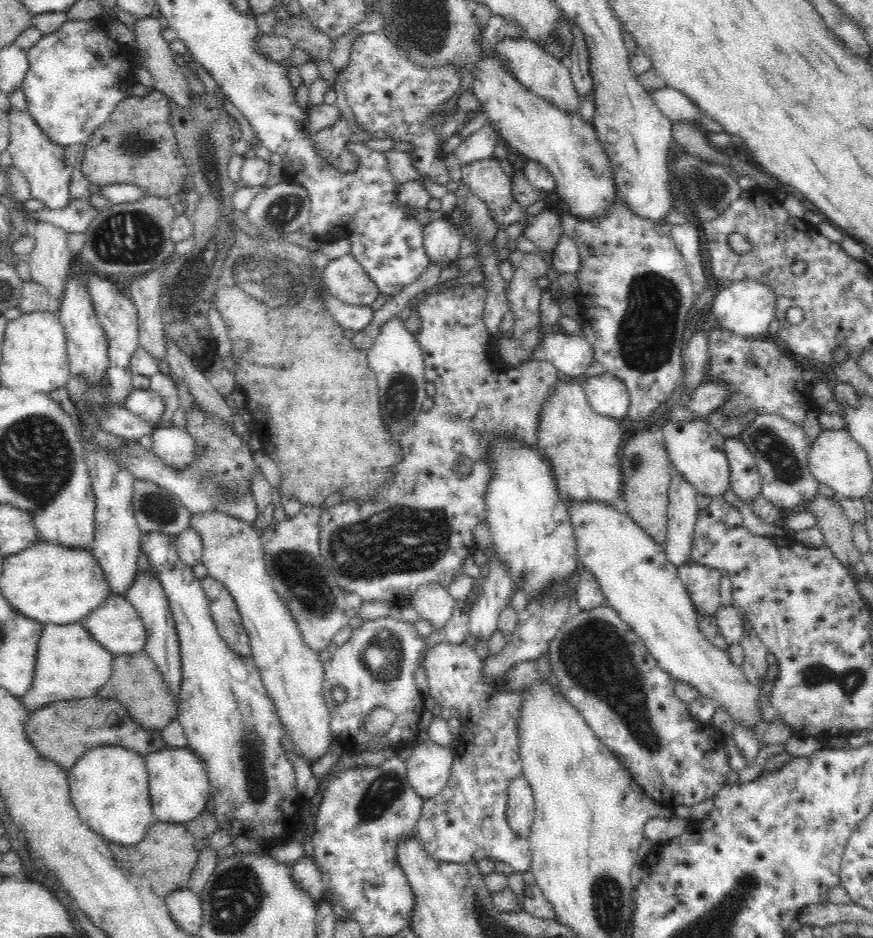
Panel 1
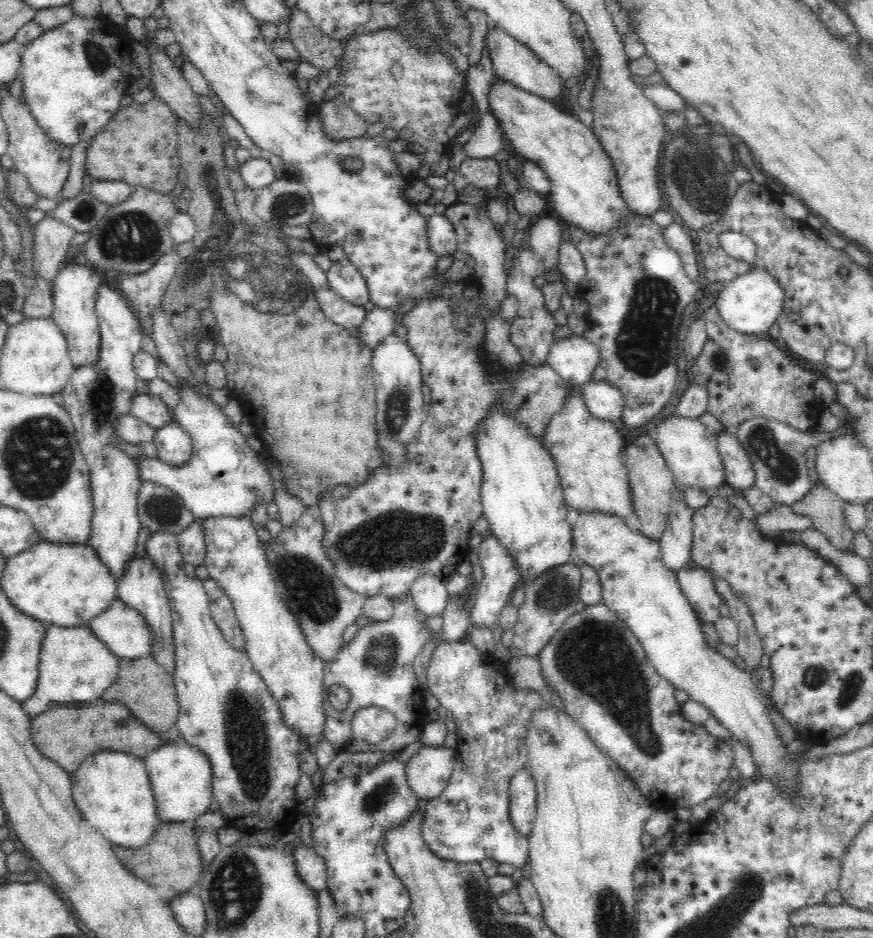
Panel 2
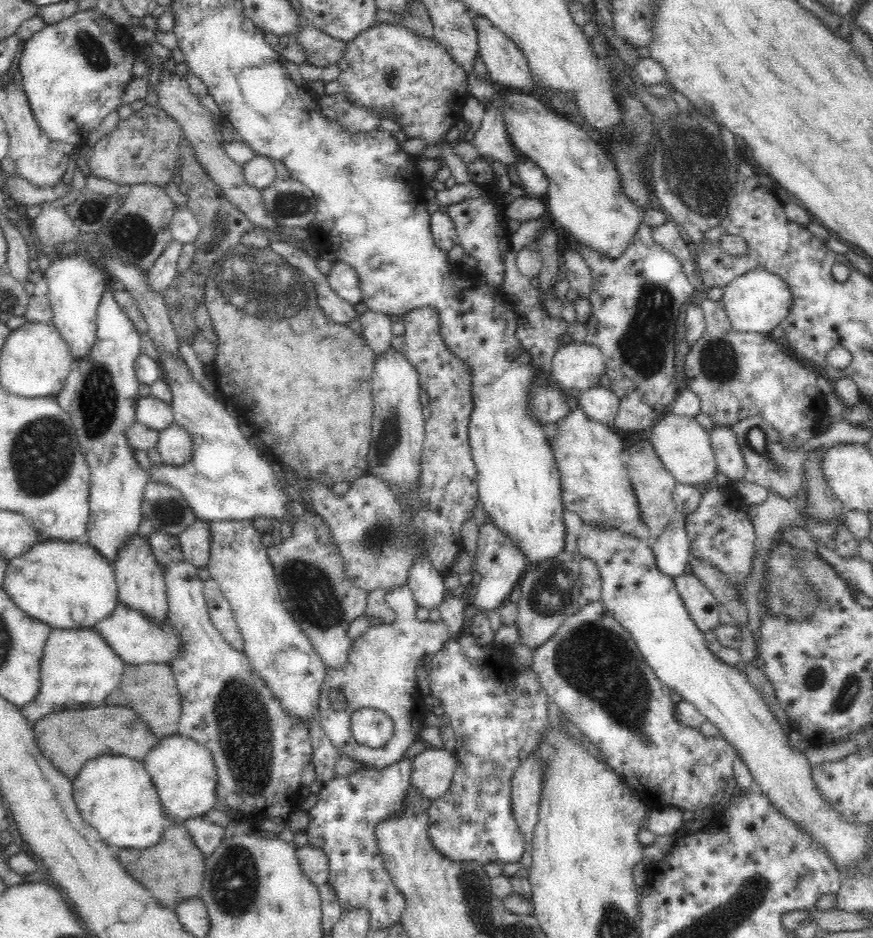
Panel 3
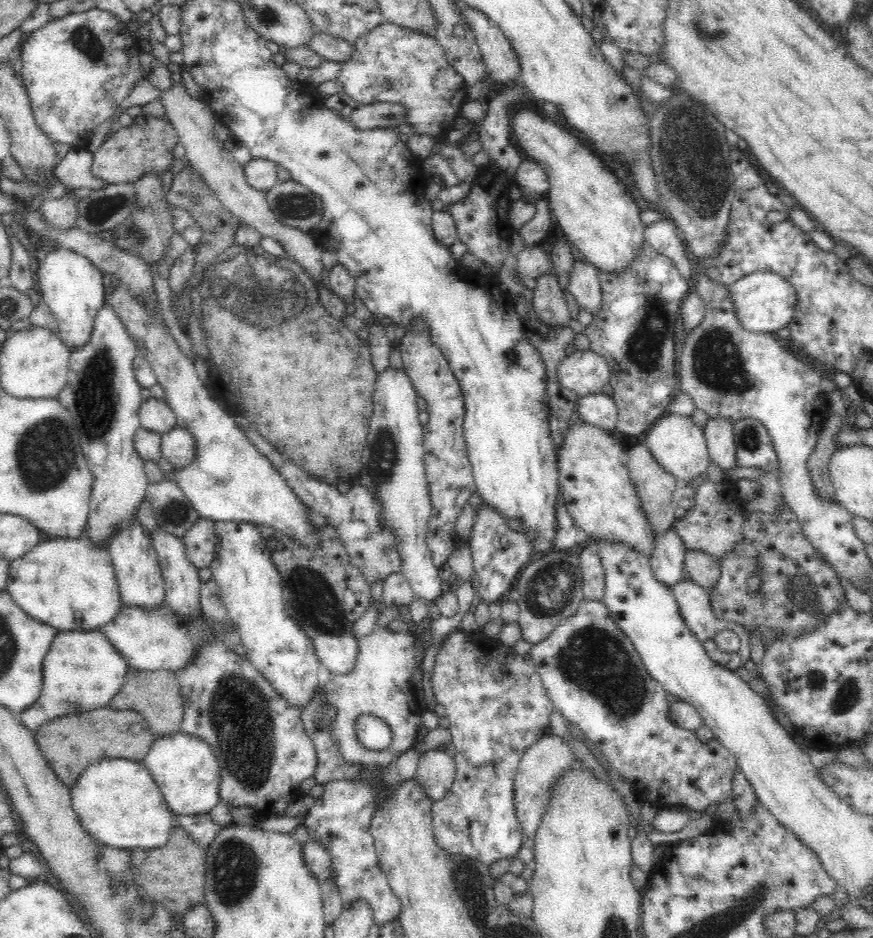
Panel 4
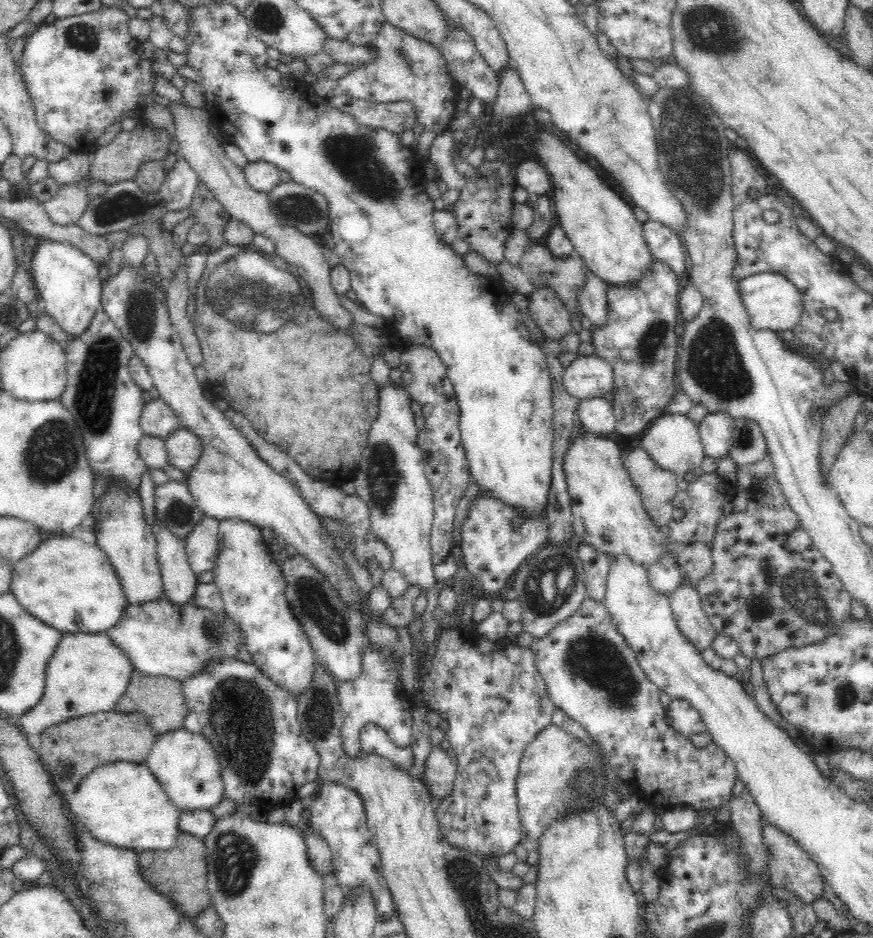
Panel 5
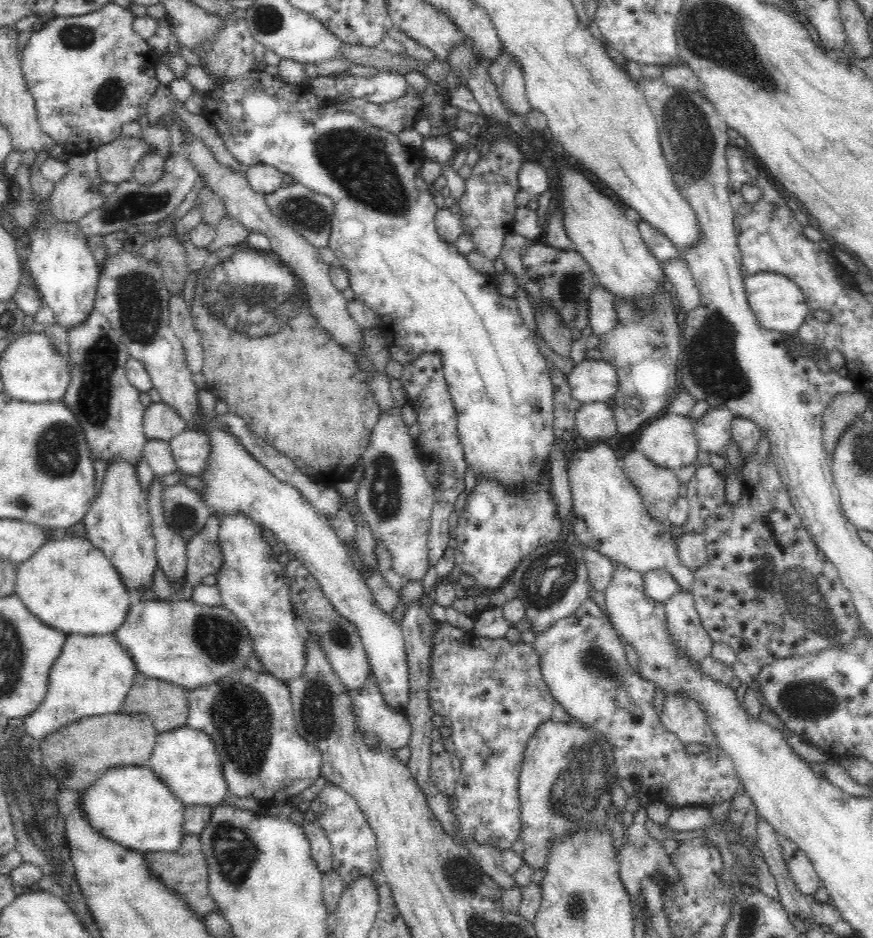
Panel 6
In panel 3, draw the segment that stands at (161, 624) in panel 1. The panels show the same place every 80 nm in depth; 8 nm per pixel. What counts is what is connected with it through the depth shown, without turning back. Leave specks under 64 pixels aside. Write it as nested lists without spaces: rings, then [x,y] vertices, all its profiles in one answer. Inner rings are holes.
[[[137,533],[125,539],[124,544],[116,552],[116,560],[113,561],[113,566],[119,602],[131,609],[147,614],[154,622],[166,620],[168,601],[163,568],[159,565],[156,555],[152,552],[148,537],[140,536]]]

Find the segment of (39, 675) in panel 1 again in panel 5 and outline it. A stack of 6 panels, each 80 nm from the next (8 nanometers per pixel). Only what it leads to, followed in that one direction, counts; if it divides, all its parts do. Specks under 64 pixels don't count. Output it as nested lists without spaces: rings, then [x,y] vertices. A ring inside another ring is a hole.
[[[107,632],[64,634],[48,661],[42,700],[20,716],[22,732],[31,744],[37,745],[44,730],[55,724],[87,714],[114,711],[133,672],[130,659]]]

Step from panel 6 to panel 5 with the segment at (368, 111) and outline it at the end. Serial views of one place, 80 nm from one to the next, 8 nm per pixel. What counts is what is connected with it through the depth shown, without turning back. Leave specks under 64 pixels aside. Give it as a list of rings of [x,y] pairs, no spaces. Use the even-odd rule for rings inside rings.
[[[337,92],[330,96],[328,102],[334,108],[352,114],[356,122],[370,128],[384,129],[399,135],[417,126],[416,108],[409,100],[379,103]]]

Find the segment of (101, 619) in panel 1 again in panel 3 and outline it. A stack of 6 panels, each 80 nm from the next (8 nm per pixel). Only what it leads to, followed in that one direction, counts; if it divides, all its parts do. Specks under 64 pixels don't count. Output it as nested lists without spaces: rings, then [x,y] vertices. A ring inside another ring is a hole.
[[[120,602],[105,619],[96,623],[93,628],[102,635],[124,664],[128,665],[140,666],[154,663],[172,666],[183,645],[179,630],[175,629],[168,618],[162,622],[154,622],[147,614],[131,609]]]

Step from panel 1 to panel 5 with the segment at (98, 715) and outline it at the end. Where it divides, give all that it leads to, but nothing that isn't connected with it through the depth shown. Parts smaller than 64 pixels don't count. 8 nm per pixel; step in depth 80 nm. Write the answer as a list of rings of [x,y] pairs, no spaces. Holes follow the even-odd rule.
[[[139,712],[92,713],[55,724],[41,734],[36,749],[53,782],[63,794],[73,794],[84,777],[111,762],[145,763],[157,734]]]

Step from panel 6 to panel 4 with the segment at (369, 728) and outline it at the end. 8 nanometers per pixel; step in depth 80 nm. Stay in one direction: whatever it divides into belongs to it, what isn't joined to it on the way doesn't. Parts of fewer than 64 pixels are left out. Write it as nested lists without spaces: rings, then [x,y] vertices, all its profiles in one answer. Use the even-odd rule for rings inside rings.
[[[417,623],[407,624],[408,630],[405,632],[392,632],[389,629],[372,631],[370,634],[364,636],[364,638],[358,638],[358,654],[356,657],[356,668],[346,675],[334,675],[331,674],[329,679],[322,685],[323,690],[325,690],[326,702],[336,709],[337,715],[331,724],[332,736],[334,737],[334,742],[342,752],[343,757],[346,761],[352,764],[360,764],[368,766],[368,764],[375,764],[376,766],[388,766],[398,754],[402,754],[404,750],[412,748],[414,744],[414,736],[421,724],[420,717],[422,713],[425,712],[425,708],[419,705],[417,699],[417,693],[410,682],[410,676],[414,671],[415,660],[414,652],[416,648],[414,647],[414,634],[420,635],[420,640],[422,640],[423,645],[426,646],[426,641],[428,640],[428,635],[422,635],[418,631]],[[360,715],[374,715],[374,717],[380,717],[382,721],[386,721],[392,732],[392,741],[389,749],[385,751],[371,751],[365,748],[362,743],[356,737],[356,724],[357,718]]]

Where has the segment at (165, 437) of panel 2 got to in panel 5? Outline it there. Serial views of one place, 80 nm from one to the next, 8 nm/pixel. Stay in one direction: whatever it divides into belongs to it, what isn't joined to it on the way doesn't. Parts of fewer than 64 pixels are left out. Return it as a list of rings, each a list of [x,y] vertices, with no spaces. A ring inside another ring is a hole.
[[[183,428],[167,436],[165,445],[170,466],[175,466],[183,472],[191,471],[198,465],[204,452],[200,438]]]

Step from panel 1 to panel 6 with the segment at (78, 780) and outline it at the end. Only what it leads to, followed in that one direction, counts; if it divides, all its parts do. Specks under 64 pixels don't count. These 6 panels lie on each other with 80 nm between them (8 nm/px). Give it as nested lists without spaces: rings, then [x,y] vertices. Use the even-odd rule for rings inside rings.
[[[122,765],[109,768],[92,786],[83,791],[81,807],[90,824],[102,835],[126,848],[143,853],[176,852],[180,848],[183,832],[185,804],[158,778],[149,765]]]

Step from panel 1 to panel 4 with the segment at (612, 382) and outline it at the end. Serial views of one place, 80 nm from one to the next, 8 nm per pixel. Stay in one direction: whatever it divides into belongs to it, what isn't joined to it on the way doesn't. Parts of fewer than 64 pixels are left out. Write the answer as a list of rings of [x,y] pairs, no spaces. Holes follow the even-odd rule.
[[[590,394],[579,398],[576,416],[585,424],[606,432],[614,432],[617,422],[617,406],[606,394]]]

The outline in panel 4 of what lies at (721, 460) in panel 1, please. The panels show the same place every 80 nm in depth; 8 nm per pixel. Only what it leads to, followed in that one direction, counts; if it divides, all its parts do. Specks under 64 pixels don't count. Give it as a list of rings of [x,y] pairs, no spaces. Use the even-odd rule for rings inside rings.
[[[667,412],[651,424],[643,445],[650,450],[662,469],[675,476],[679,483],[692,484],[704,477],[711,462],[704,438],[703,428],[696,426],[690,416]]]

